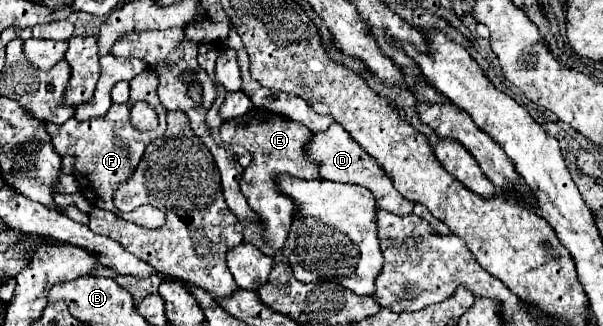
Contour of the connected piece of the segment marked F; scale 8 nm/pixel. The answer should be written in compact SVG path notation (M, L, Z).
M144 70L136 78L130 80L130 100L132 102L146 100L158 112L160 126L156 130L152 130L152 132L138 132L130 124L128 106L124 106L124 104L110 106L108 114L104 114L102 118L92 118L92 120L86 120L86 122L78 122L76 118L70 118L70 120L66 120L60 126L56 126L52 122L46 124L46 130L48 130L50 138L52 138L52 144L56 146L56 152L60 156L64 156L64 154L74 154L76 156L74 174L76 174L76 180L80 184L80 190L84 194L84 198L92 206L110 210L117 216L122 216L122 218L126 218L130 222L136 222L136 224L148 229L160 228L165 224L166 217L161 210L152 205L143 205L132 212L124 213L114 206L112 198L114 198L114 192L118 190L118 186L126 178L130 178L134 174L134 170L136 170L136 166L138 166L148 142L156 140L166 130L166 112L168 110L160 104L158 94L156 94L156 86L158 86L158 78L156 78L156 72L152 72L152 70Z

